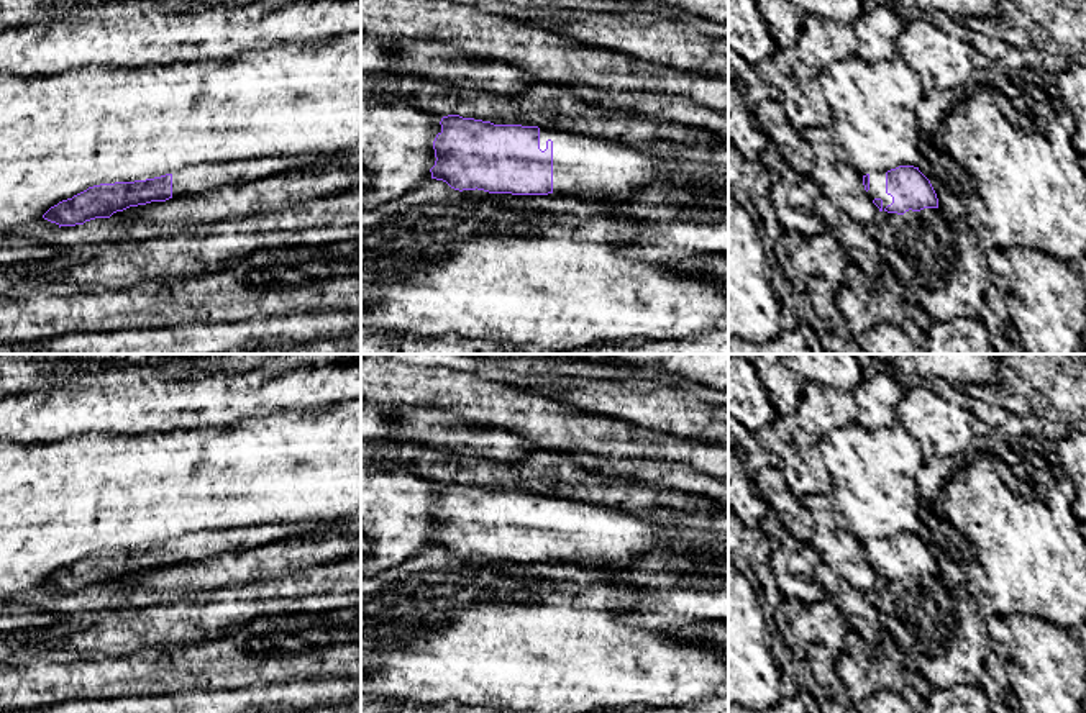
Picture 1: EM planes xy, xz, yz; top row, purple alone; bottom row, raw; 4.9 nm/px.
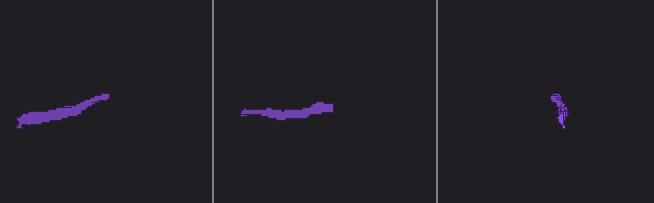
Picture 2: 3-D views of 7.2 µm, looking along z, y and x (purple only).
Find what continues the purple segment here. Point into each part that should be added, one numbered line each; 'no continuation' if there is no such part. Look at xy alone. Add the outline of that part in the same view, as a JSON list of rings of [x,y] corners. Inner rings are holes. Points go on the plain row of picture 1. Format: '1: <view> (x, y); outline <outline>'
1: xy (196, 546); outline [[[354,516],[318,523],[264,523],[228,531],[198,531],[172,539],[172,564],[207,561],[220,554],[241,552],[276,541],[307,538],[345,528]]]

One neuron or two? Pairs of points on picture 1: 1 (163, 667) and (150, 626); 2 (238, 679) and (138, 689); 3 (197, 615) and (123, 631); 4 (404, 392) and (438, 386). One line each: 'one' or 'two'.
1: two
2: one
3: one
4: one

